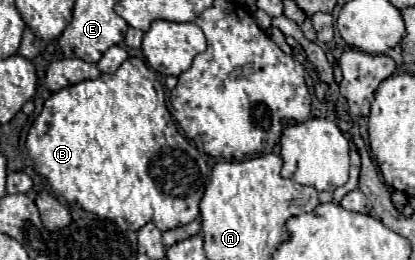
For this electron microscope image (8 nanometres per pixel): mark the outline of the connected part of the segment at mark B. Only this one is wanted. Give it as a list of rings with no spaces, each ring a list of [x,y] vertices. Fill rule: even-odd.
[[[129,57],[127,61],[121,63],[121,67],[115,73],[99,75],[97,79],[87,79],[87,81],[69,85],[69,87],[53,93],[45,101],[43,111],[39,113],[39,117],[35,119],[35,123],[29,129],[27,149],[29,149],[29,155],[31,155],[33,163],[35,163],[35,169],[49,181],[49,185],[51,185],[51,189],[53,189],[53,193],[57,197],[65,199],[69,205],[77,203],[79,207],[83,207],[89,213],[95,213],[101,219],[113,221],[123,231],[139,231],[149,221],[153,221],[159,231],[169,231],[169,229],[175,229],[179,225],[187,225],[187,223],[191,223],[191,221],[195,221],[199,217],[199,201],[203,197],[207,177],[209,177],[207,161],[205,161],[203,153],[185,135],[179,133],[179,129],[177,129],[177,125],[175,125],[171,113],[167,111],[167,105],[165,105],[165,89],[163,89],[163,85],[159,83],[155,71],[149,69],[149,65],[139,57]]]

